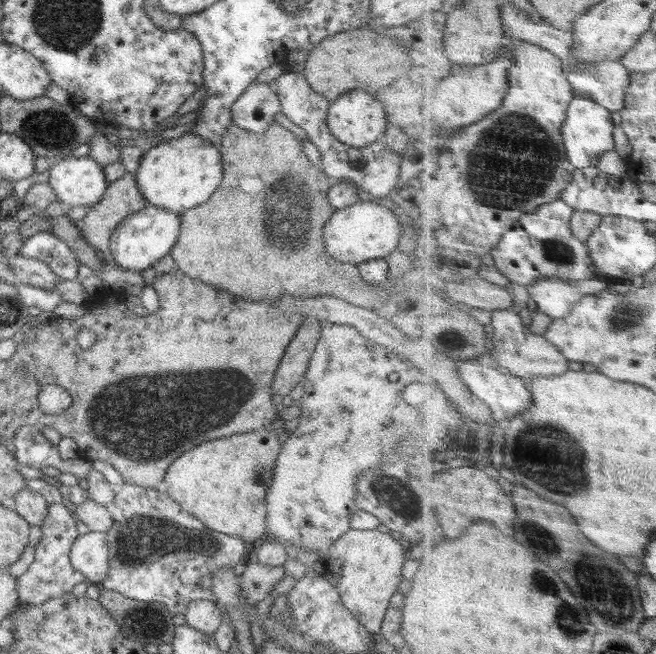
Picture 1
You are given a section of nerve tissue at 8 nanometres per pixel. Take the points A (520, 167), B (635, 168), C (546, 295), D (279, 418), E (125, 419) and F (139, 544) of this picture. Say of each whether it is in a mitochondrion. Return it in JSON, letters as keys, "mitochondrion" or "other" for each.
{"A":"mitochondrion","B":"other","C":"other","D":"other","E":"mitochondrion","F":"mitochondrion"}

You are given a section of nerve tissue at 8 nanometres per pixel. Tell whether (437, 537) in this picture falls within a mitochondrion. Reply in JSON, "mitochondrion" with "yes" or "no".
{"mitochondrion":"no"}

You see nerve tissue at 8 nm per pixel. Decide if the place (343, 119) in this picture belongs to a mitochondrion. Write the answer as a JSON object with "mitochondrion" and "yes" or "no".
{"mitochondrion":"no"}

